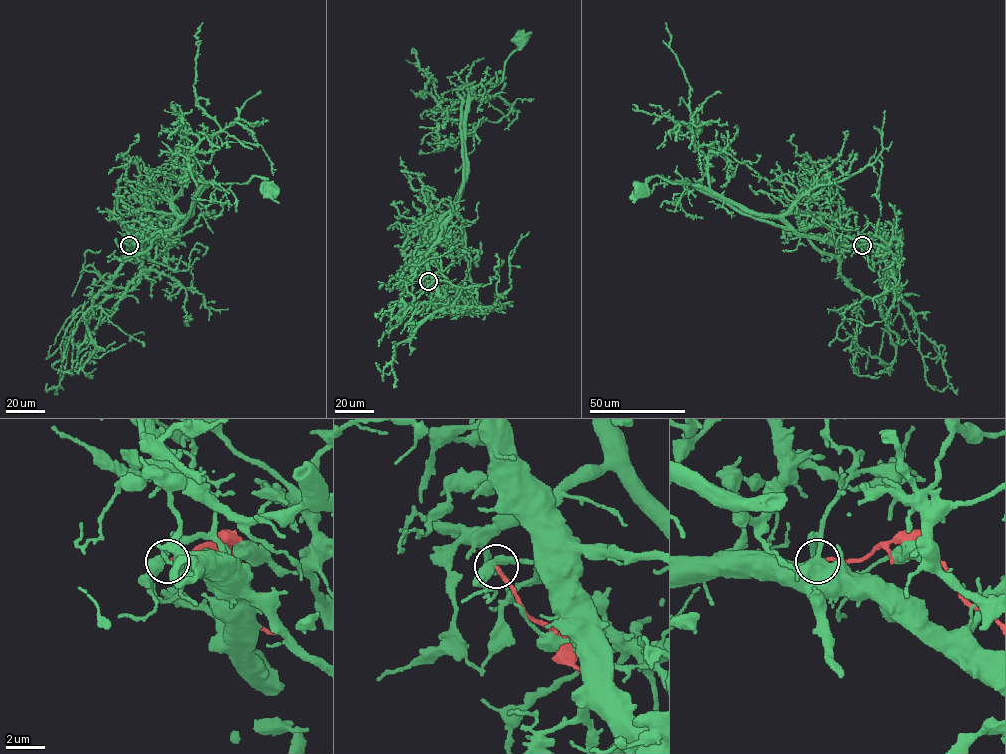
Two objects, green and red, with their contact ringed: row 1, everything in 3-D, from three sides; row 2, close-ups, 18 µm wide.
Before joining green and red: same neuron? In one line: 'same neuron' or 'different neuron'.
different neuron

